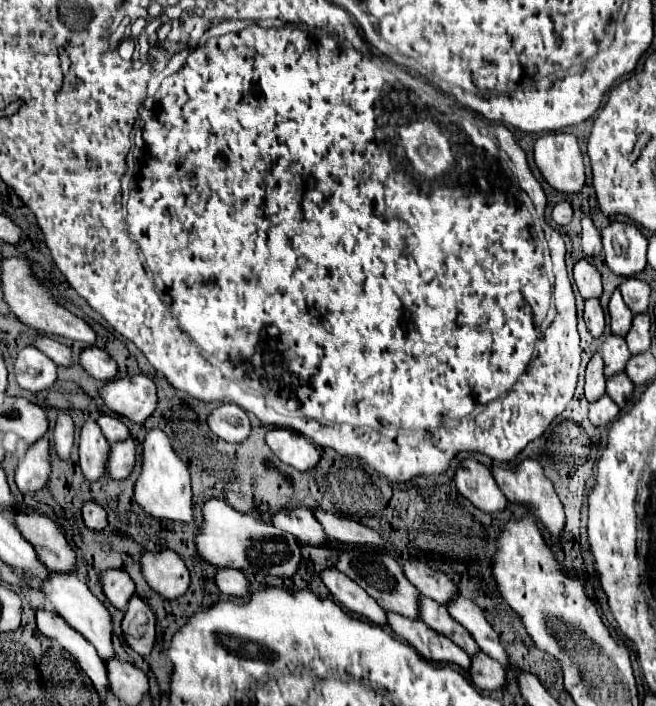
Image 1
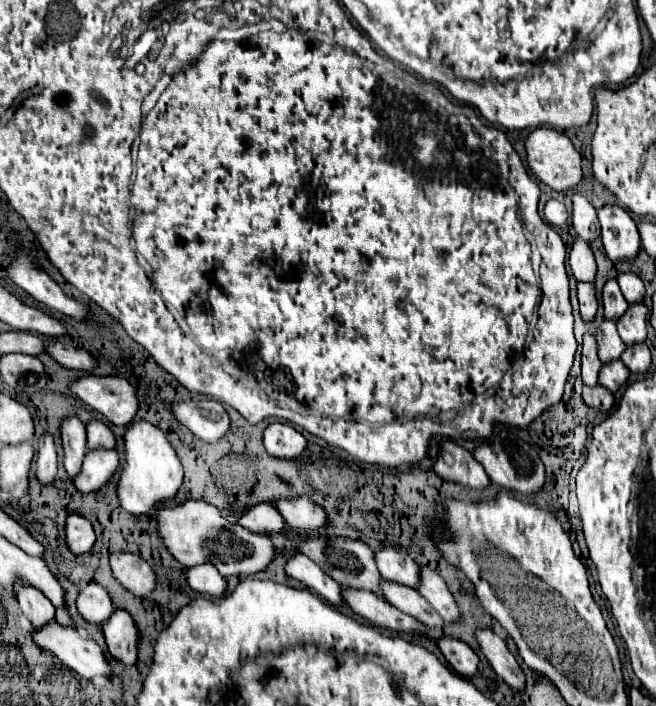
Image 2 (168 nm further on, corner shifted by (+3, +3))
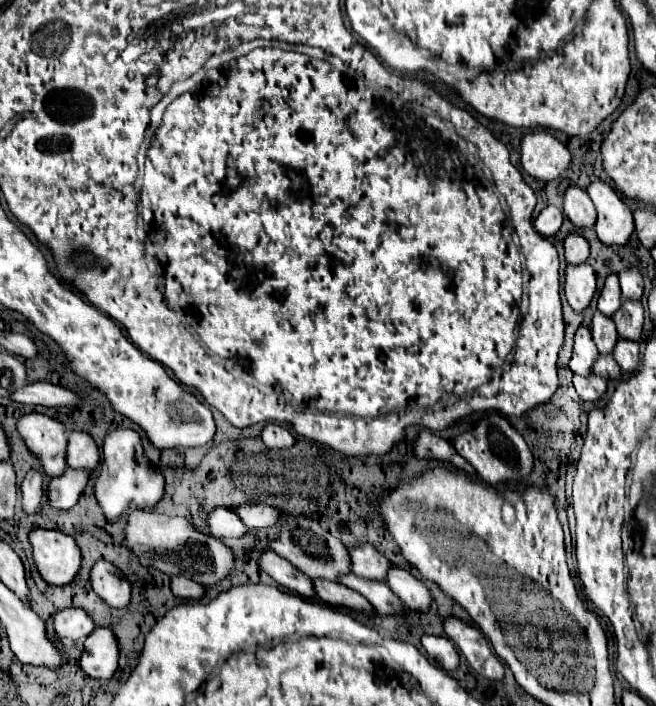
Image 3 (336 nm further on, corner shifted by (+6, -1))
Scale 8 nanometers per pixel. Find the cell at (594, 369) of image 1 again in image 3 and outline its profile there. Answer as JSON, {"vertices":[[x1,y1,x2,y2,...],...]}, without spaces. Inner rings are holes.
{"vertices":[[580,327,576,331,576,341,574,341,574,353,570,359,570,369,576,375,590,375,592,373,592,363,598,357,598,349,592,343,592,335,588,327]]}

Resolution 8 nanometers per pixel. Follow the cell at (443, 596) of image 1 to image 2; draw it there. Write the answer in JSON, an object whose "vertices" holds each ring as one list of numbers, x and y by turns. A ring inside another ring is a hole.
{"vertices":[[393,547,375,551,375,563,385,581,415,587,415,579,419,579,419,565,407,553,399,553]]}

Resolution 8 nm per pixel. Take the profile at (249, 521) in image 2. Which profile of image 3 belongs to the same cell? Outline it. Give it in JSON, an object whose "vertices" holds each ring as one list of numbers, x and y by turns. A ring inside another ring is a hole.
{"vertices":[[218,507,212,517,208,519,210,523,210,531,216,537,244,537,248,527,244,527,242,519,236,515,236,511,226,509,226,507]]}

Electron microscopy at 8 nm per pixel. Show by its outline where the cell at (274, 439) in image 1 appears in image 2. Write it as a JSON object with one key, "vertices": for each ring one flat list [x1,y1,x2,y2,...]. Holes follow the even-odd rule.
{"vertices":[[275,421,265,429,263,443,271,455,283,459,299,457,307,447,307,439,293,425,281,421]]}

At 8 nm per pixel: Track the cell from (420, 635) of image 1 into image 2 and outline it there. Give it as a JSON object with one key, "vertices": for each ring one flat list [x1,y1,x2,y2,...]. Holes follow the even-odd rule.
{"vertices":[[343,587,343,601,353,609,353,613,365,617,377,627,415,633,425,631,425,625,421,625,417,619,411,619,409,615,403,615,401,611,395,611,395,607,391,607,385,599,379,599,373,591]]}

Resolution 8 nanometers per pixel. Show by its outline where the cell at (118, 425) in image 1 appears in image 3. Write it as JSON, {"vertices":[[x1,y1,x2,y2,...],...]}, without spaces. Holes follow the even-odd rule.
{"vertices":[[70,431,68,433,68,449,66,463,72,469,96,469,100,463,100,449,94,437,86,431]]}

